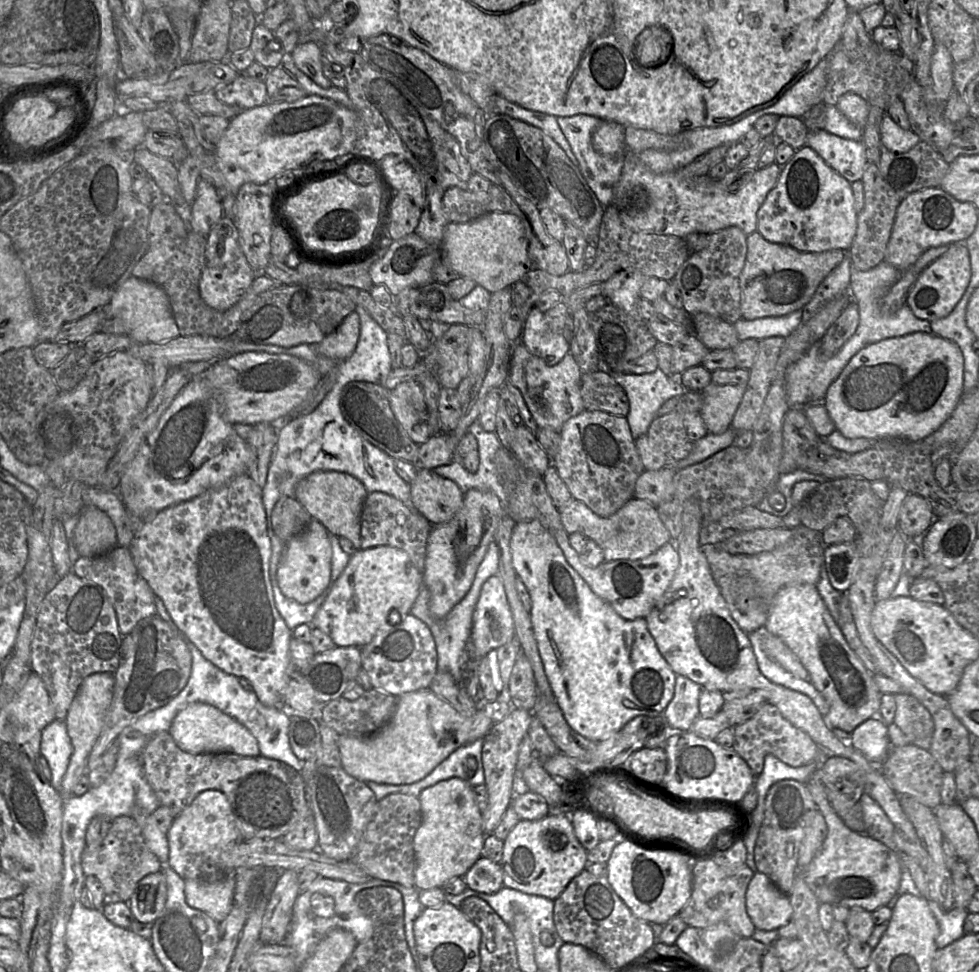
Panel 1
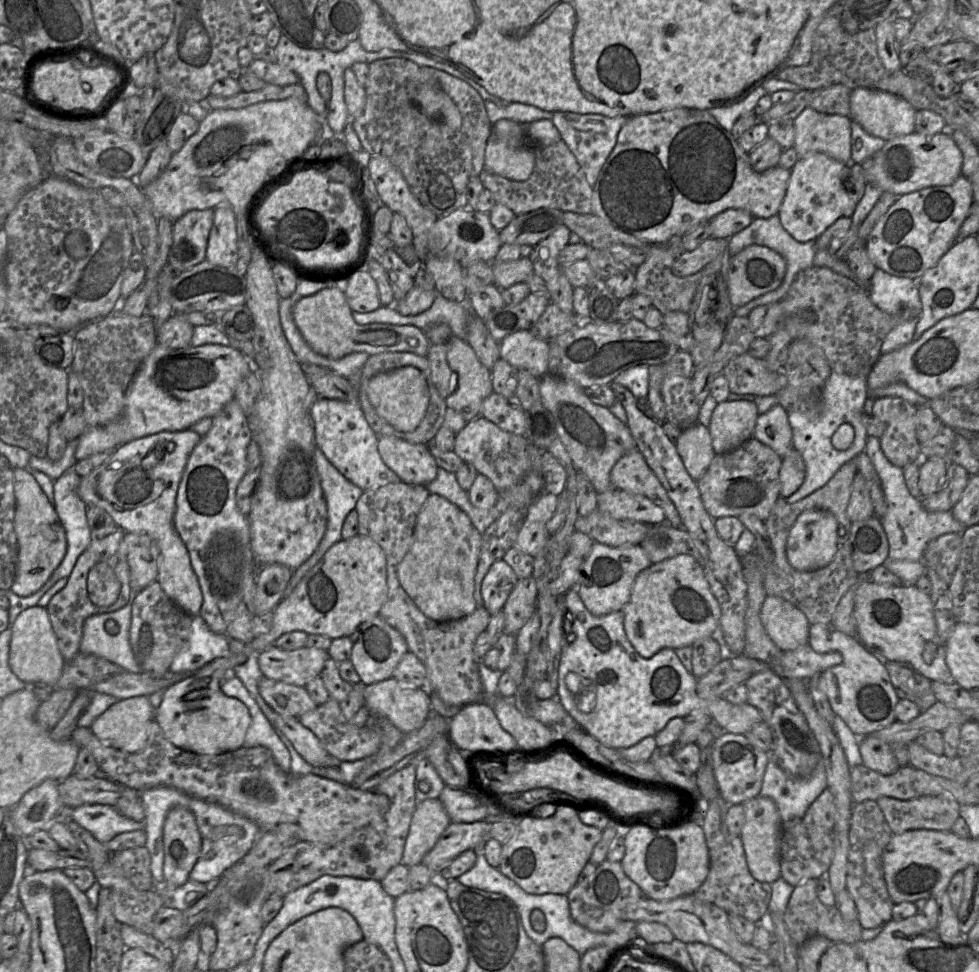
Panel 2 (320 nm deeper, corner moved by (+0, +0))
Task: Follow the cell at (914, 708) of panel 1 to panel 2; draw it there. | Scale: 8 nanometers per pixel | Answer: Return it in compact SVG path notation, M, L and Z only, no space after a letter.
M886 661L884 665L899 699L914 702L921 713L936 702L930 679L902 662Z

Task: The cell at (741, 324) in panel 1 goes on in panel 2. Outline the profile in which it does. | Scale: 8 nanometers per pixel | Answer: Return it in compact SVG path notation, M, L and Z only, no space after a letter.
M778 215L771 216L769 218L754 218L749 226L742 231L736 233L728 239L728 247L730 256L734 256L744 248L750 245L760 245L770 248L780 254L786 262L785 276L779 285L779 287L771 292L761 295L747 304L738 307L734 310L733 315L740 317L748 317L751 310L757 306L770 305L780 301L787 293L796 275L809 267L813 266L813 260L817 252L815 241L809 241L801 243L796 241L782 226Z

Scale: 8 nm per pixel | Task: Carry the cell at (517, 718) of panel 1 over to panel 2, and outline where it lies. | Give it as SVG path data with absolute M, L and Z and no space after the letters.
M485 821L471 823L451 822L435 846L425 855L422 863L433 871L441 871L457 856L474 849L489 837L489 826Z

